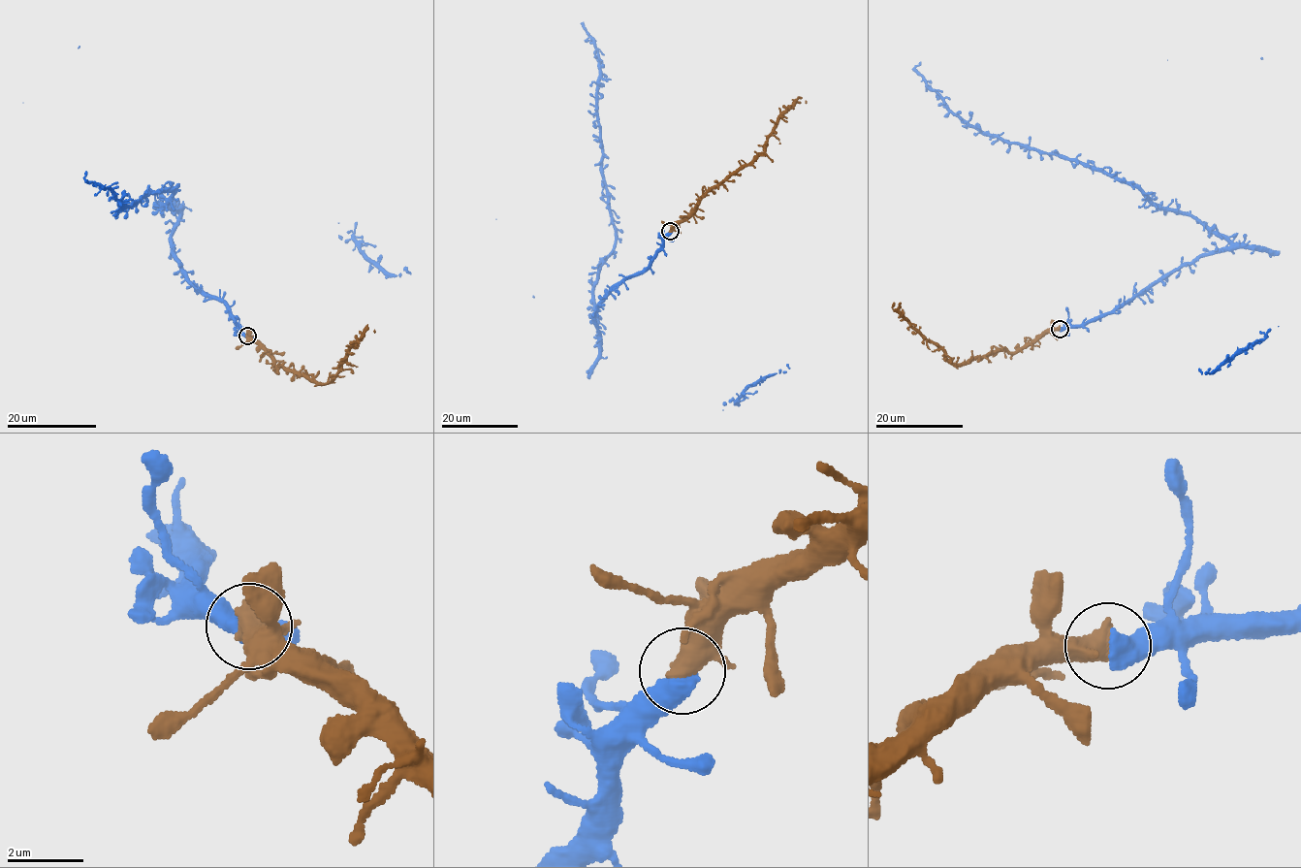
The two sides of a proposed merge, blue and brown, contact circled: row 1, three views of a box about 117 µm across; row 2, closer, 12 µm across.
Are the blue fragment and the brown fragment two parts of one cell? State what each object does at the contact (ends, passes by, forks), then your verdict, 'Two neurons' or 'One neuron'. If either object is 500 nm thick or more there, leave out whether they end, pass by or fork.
One neuron

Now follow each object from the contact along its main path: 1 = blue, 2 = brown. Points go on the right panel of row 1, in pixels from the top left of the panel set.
1: (1060, 328), (1109, 314), (1228, 241), (1132, 184), (969, 127), (930, 90), (915, 68), (921, 62)
2: (1059, 328), (1041, 332), (1023, 348), (1001, 350), (958, 366), (897, 311)

